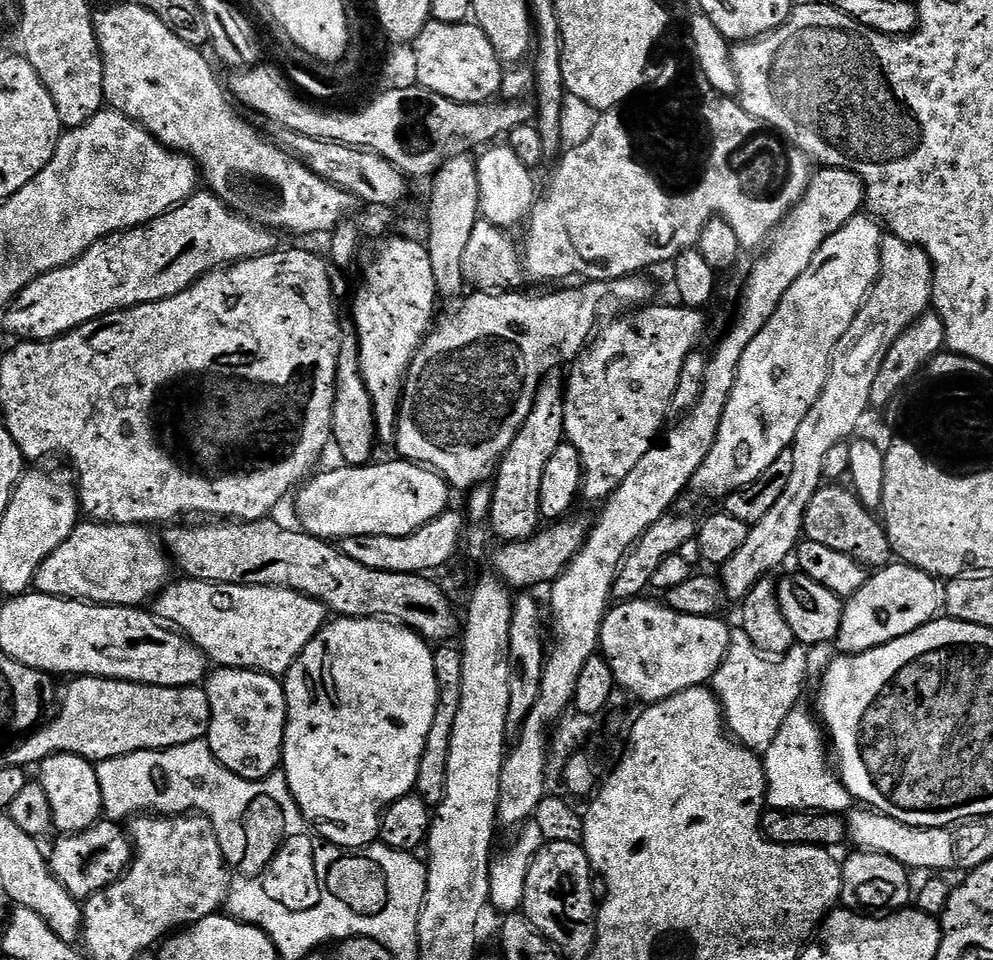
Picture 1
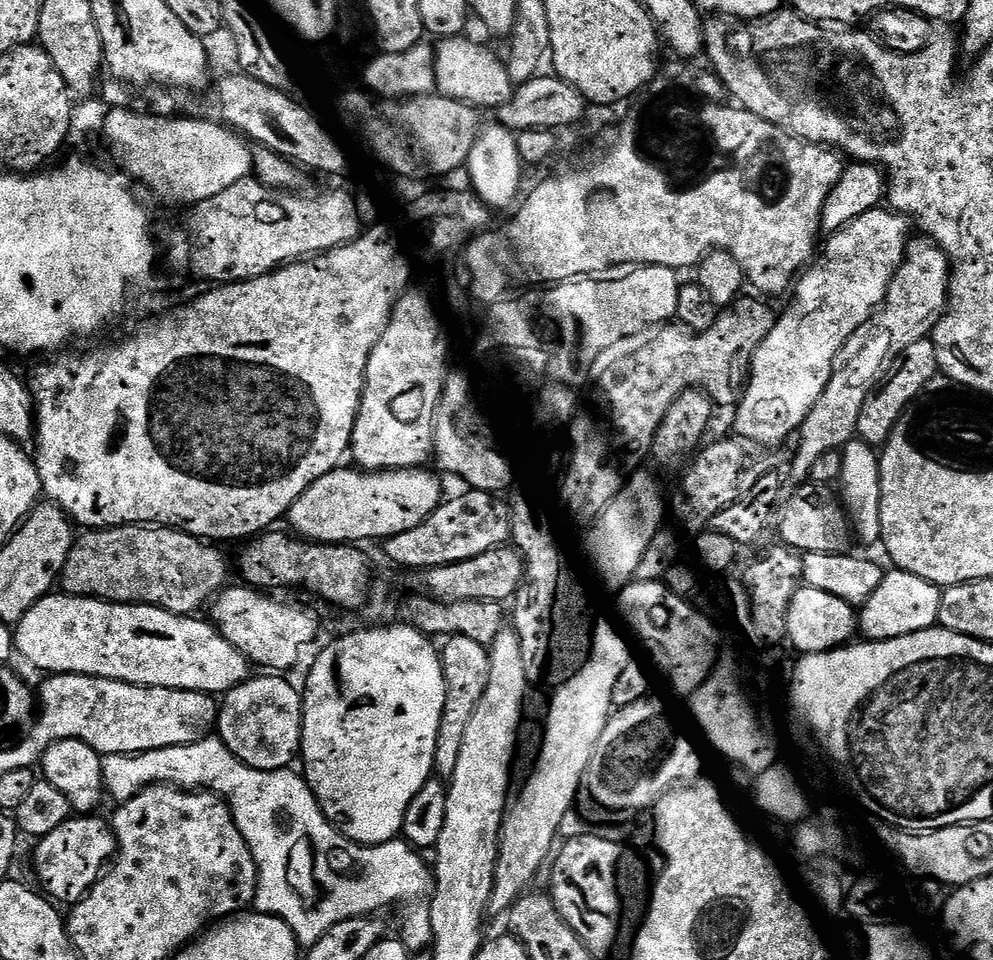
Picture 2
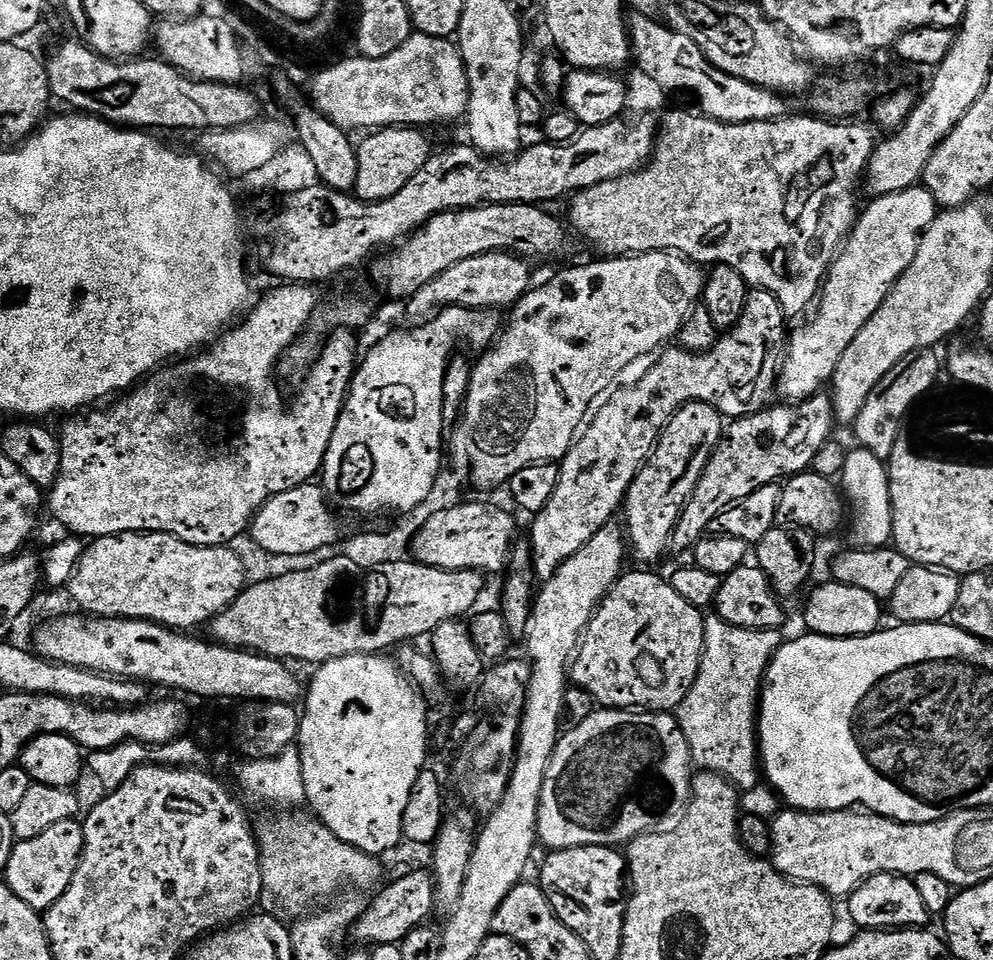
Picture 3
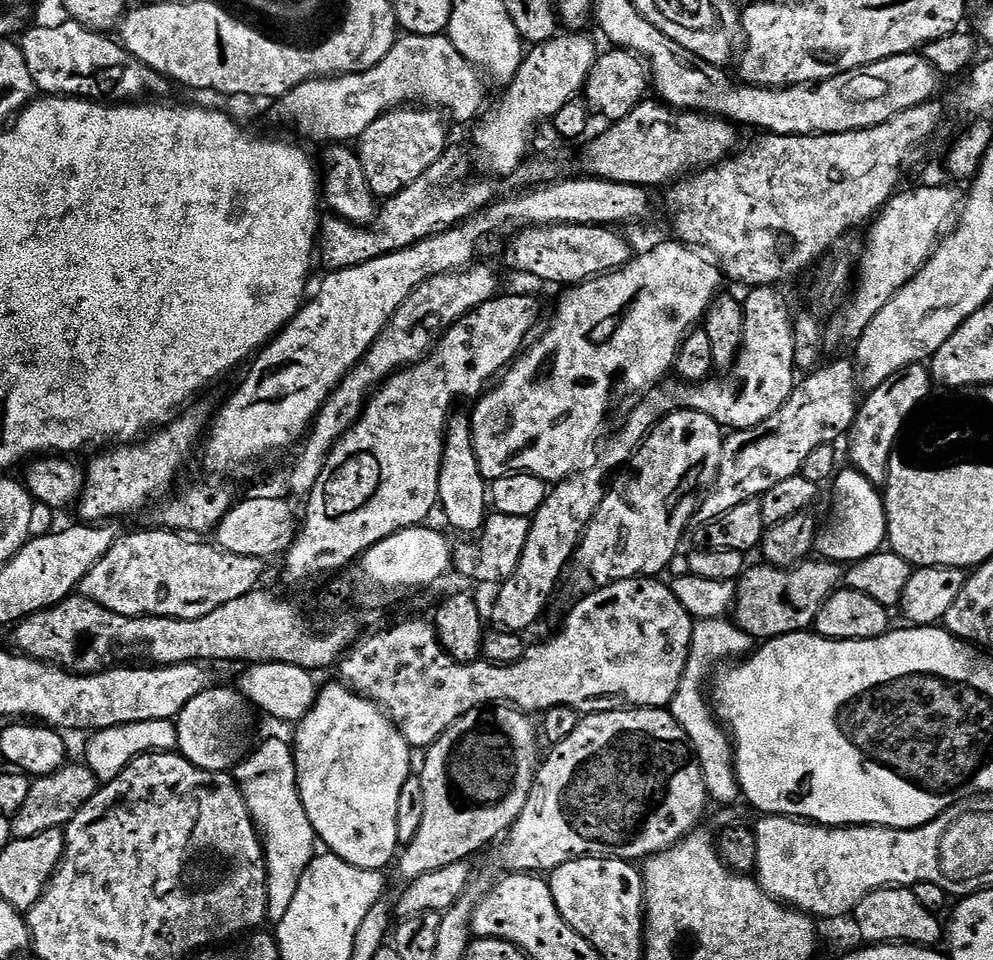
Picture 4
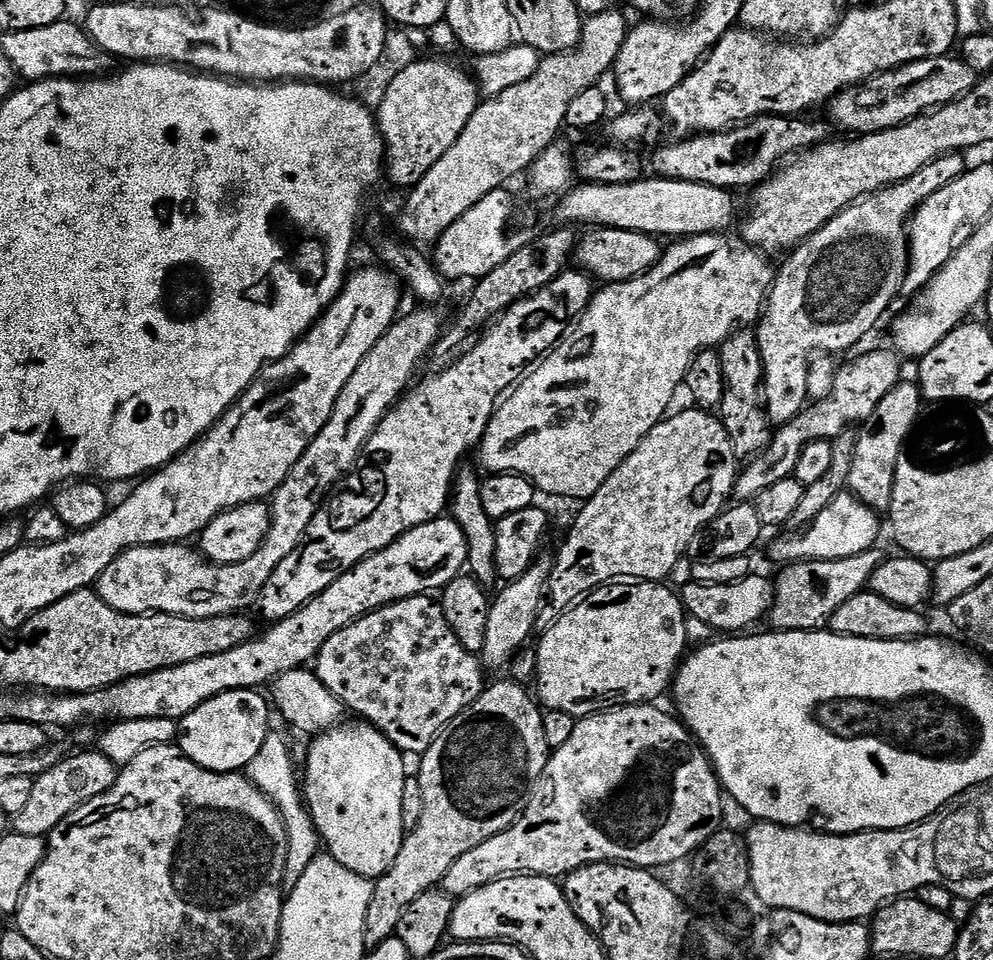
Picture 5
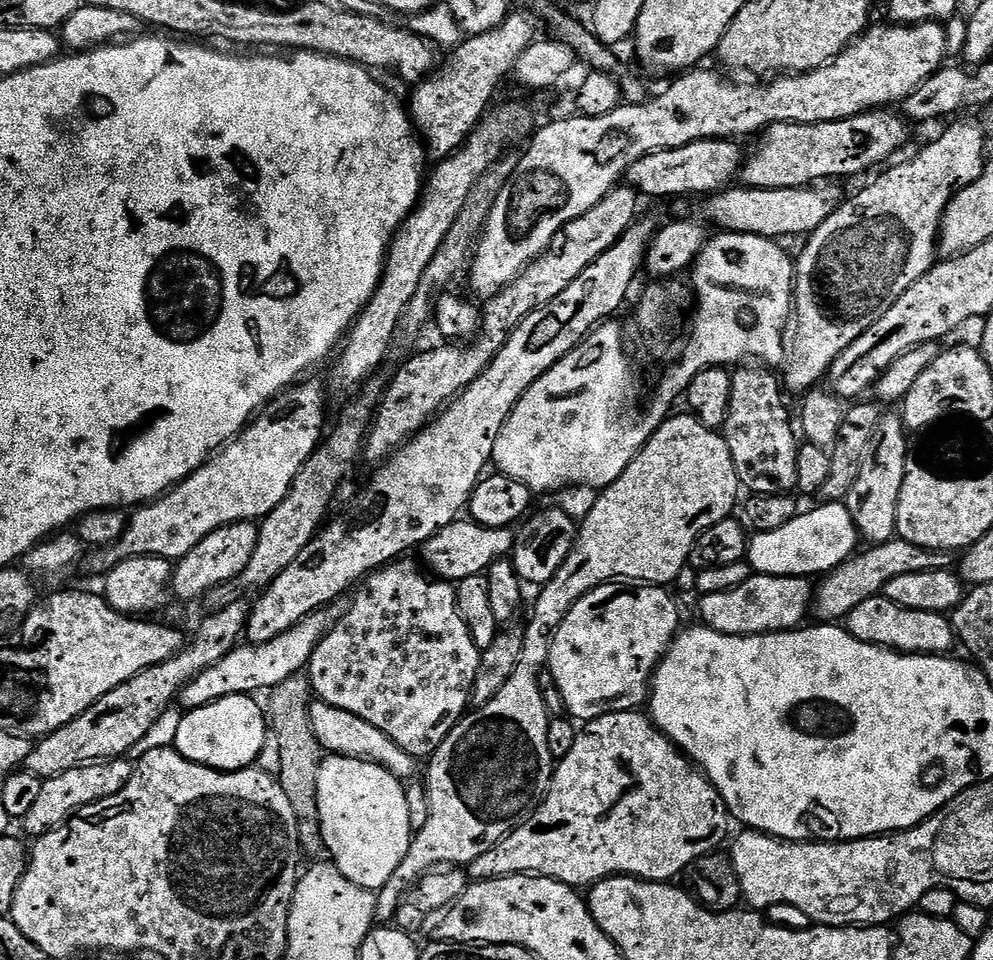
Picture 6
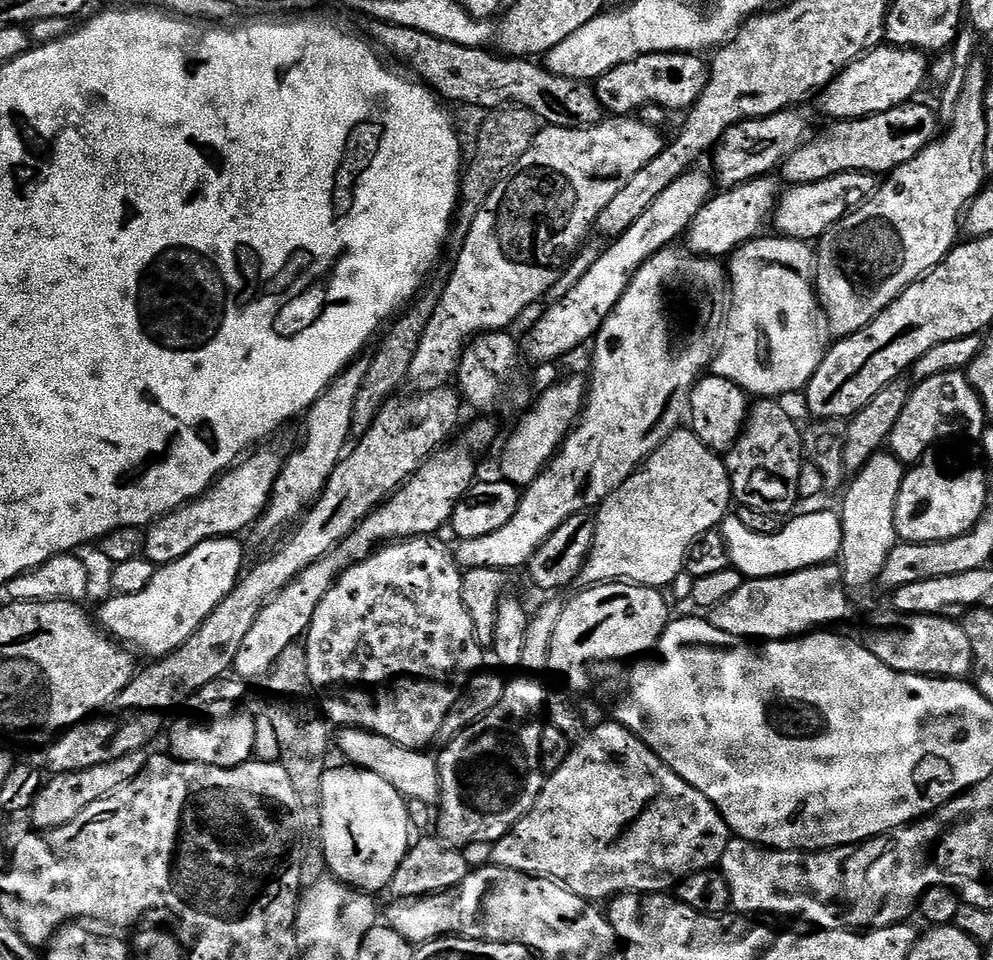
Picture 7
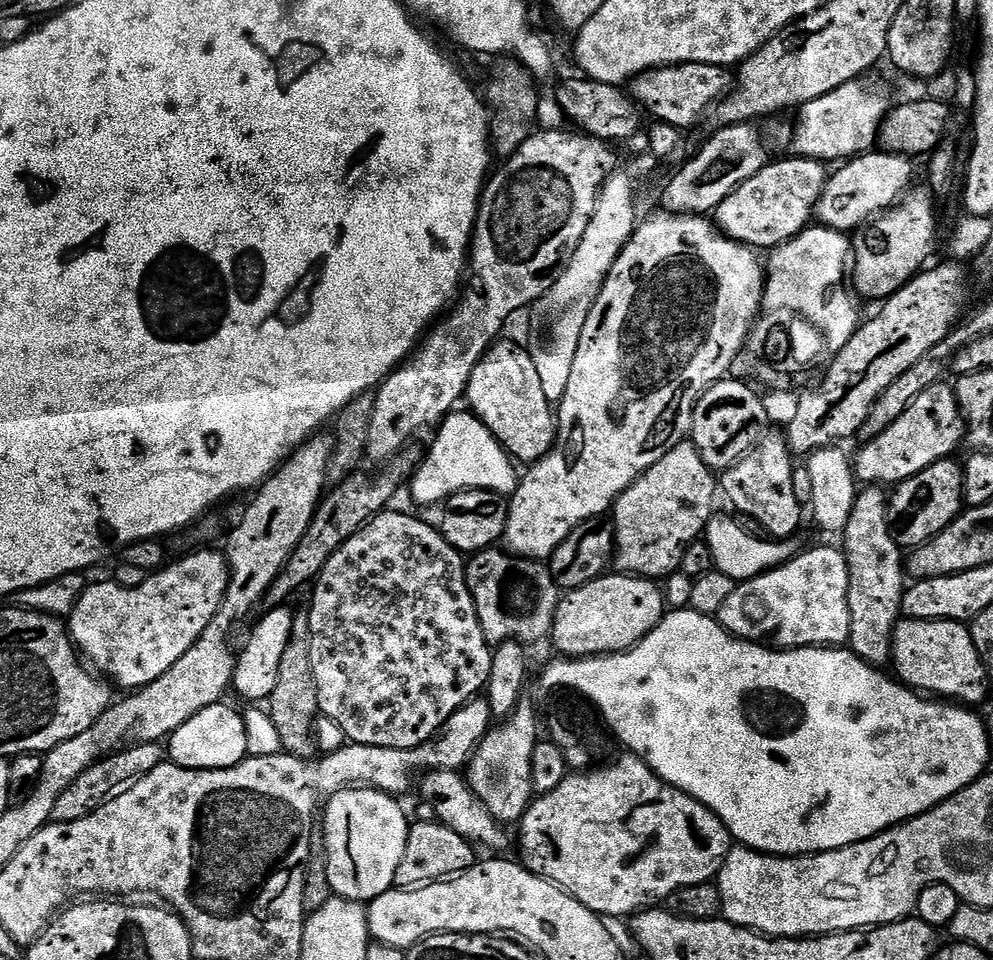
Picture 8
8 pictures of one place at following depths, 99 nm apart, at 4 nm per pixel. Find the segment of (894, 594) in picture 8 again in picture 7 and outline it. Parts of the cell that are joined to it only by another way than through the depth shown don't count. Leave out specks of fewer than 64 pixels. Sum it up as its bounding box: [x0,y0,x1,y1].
[838,450,906,588]

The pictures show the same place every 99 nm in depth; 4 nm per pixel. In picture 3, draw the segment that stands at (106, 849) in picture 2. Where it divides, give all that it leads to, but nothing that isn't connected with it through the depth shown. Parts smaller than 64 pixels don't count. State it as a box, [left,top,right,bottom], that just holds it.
[2,819,83,914]

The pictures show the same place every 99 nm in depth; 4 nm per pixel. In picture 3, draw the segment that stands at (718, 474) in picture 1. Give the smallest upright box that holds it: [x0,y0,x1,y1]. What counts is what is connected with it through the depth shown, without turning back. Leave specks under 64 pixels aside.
[778,186,938,402]

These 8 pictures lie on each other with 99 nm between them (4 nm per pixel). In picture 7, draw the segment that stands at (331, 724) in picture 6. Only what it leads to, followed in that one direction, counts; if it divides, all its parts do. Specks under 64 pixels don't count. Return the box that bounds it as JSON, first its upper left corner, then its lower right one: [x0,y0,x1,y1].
[334,728,440,806]

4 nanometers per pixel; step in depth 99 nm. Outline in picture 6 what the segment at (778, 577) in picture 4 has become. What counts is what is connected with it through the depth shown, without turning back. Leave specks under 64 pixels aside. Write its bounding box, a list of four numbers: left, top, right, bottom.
[814,538,954,622]

